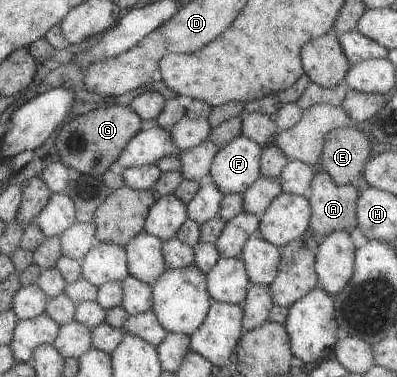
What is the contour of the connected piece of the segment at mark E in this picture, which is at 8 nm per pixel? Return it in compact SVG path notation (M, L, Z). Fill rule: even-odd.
M353 125L335 128L323 136L317 167L325 171L337 185L351 184L362 174L373 146Z

